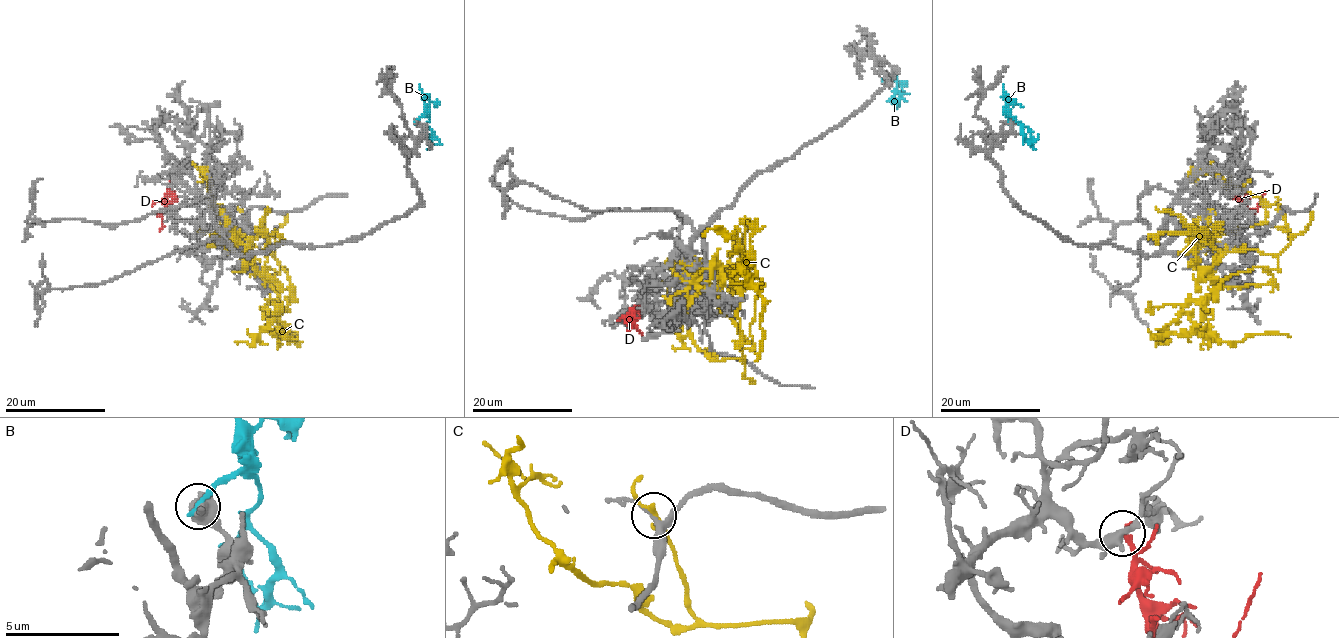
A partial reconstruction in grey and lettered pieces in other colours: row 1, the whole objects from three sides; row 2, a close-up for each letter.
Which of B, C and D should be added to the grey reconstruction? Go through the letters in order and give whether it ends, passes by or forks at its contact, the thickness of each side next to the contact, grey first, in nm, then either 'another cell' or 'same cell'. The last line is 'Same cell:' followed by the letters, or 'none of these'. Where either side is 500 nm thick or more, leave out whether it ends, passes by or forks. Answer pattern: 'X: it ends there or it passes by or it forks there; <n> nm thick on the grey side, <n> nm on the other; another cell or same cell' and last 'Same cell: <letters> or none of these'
B: it ends there; 400 nm thick on the grey side, 260 nm on the other; another cell
C: it passes by; 240 nm thick on the grey side, 240 nm on the other; another cell
D: it passes by; 320 nm thick on the grey side, 190 nm on the other; same cell
Same cell: D

